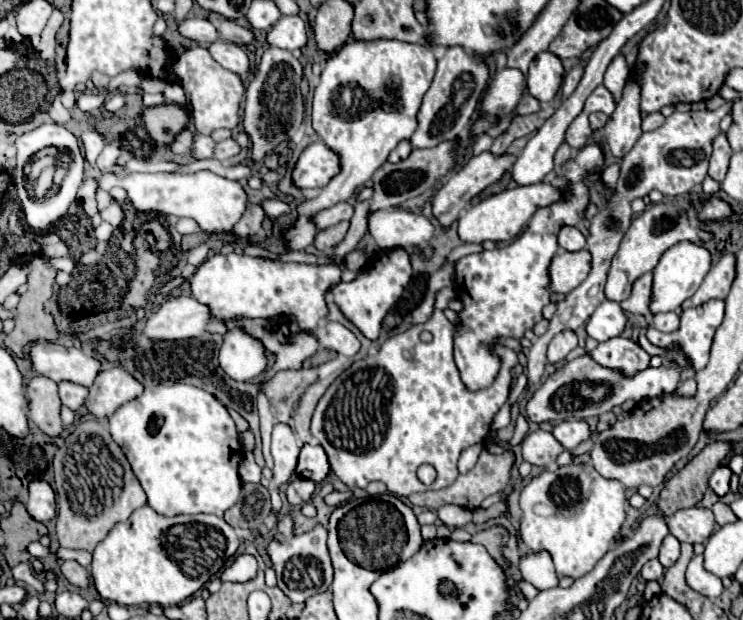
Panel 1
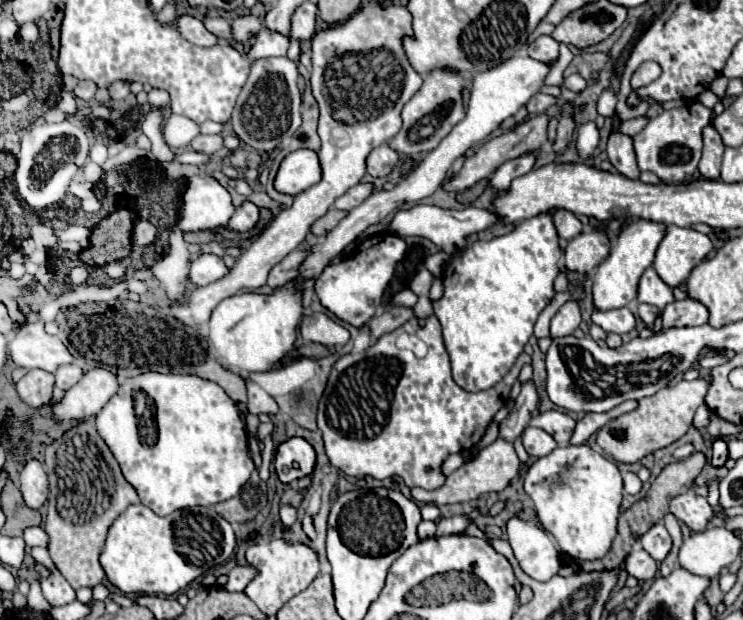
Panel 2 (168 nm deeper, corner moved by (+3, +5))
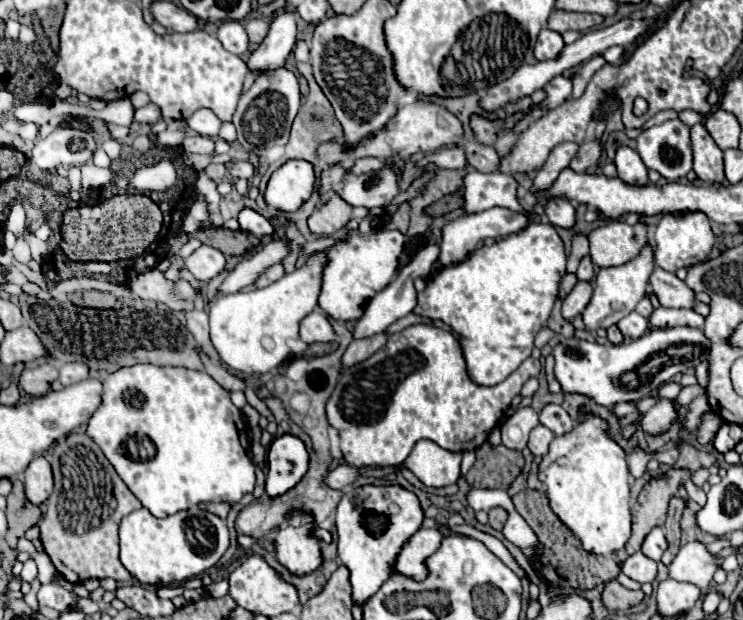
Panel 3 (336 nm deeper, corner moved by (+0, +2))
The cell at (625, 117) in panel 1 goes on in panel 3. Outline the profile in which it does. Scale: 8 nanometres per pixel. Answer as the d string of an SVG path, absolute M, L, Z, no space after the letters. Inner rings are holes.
M620 147L614 159L618 177L628 185L648 185L648 169L640 155L630 147Z

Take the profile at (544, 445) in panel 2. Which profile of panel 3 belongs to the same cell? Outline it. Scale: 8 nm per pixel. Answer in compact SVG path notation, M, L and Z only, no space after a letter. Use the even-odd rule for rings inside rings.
M536 425L536 427L530 431L528 449L530 449L534 455L546 455L552 439L554 439L554 433L552 433L548 427Z

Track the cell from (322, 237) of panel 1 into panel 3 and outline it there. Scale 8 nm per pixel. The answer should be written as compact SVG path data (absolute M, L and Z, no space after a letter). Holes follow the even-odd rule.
M332 193L328 201L314 209L314 213L308 217L308 227L316 235L332 235L346 227L346 223L356 217L364 219L368 215L368 209L364 207L348 207L344 199L338 193Z

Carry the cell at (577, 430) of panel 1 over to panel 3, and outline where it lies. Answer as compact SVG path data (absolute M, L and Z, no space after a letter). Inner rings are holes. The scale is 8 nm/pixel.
M552 403L546 405L538 417L540 417L540 423L546 425L554 435L564 435L574 427L574 421L560 405L552 405Z

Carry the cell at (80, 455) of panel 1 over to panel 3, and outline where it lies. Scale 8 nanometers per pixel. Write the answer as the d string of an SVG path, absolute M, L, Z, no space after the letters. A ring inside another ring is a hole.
M74 431L58 443L50 457L54 491L46 501L46 515L40 525L40 541L54 567L70 583L112 577L118 583L132 583L132 575L120 563L118 525L122 517L142 507L132 491L104 459L100 447L84 433Z

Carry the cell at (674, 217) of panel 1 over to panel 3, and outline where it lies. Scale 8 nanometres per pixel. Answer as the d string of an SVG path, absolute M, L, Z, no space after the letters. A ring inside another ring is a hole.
M644 247L642 253L620 265L620 267L608 267L608 269L600 269L596 275L596 285L594 285L594 295L590 299L590 303L586 305L586 309L582 311L582 321L584 327L588 331L596 331L600 327L608 329L610 325L616 325L622 317L626 317L628 313L634 311L636 303L646 297L646 287L648 287L648 279L652 275L654 269L654 257L652 257L652 247Z

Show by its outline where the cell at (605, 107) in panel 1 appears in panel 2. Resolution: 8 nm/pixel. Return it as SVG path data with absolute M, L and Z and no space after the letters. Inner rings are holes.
M571 74L569 78L565 78L565 80L563 80L563 86L565 86L567 90L571 90L571 92L577 92L577 94L579 94L579 92L583 92L583 90L587 88L587 82L585 82L579 74Z

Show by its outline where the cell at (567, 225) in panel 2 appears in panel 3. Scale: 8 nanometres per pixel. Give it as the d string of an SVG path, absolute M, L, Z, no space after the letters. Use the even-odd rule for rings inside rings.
M548 199L548 203L544 203L544 211L546 211L550 223L558 225L558 227L568 229L576 221L576 209L566 199Z

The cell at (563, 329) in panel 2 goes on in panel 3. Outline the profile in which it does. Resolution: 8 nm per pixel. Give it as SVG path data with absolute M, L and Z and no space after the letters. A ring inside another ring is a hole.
M578 281L576 287L572 289L572 293L562 301L562 315L564 319L572 319L576 317L580 311L584 311L584 307L588 305L590 297L592 297L592 283L590 281Z

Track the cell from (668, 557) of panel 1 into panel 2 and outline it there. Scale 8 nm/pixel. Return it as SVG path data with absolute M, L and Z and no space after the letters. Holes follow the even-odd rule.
M663 520L657 522L649 532L645 532L645 534L641 536L641 546L643 546L657 562L661 562L661 560L669 554L669 550L671 550L671 536L669 536L669 532L667 532Z

